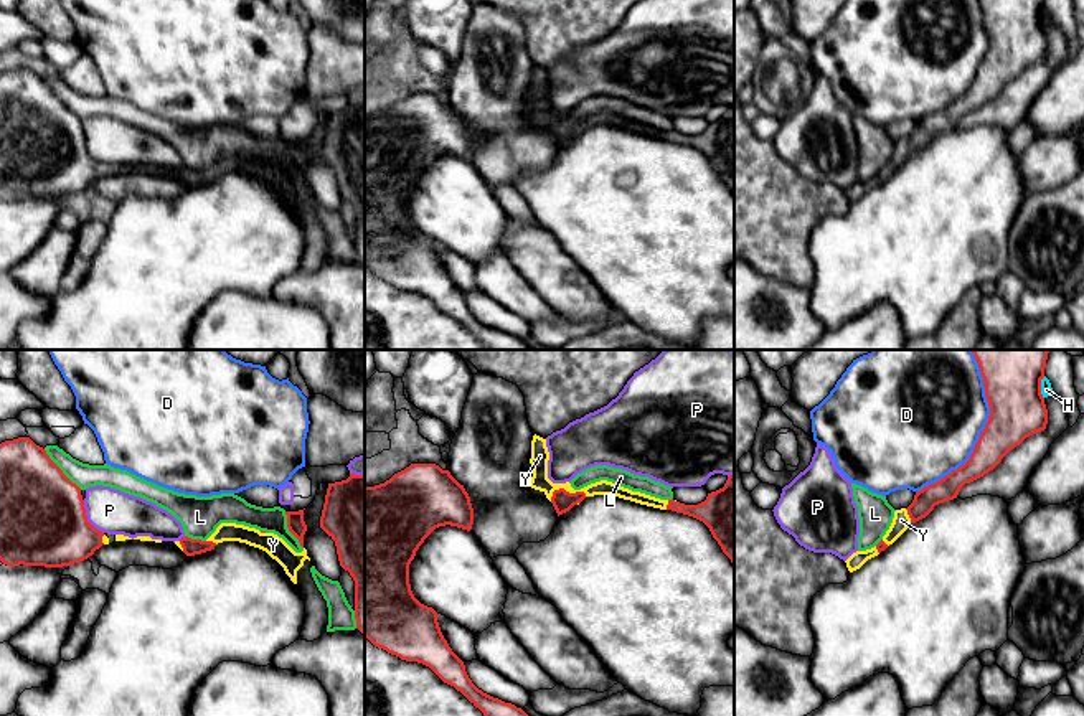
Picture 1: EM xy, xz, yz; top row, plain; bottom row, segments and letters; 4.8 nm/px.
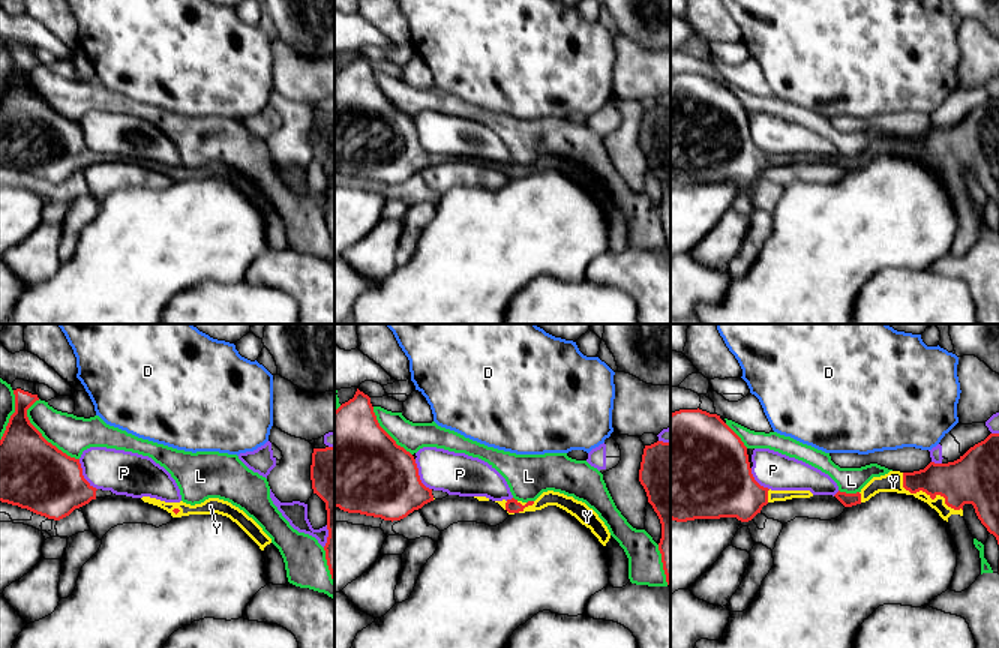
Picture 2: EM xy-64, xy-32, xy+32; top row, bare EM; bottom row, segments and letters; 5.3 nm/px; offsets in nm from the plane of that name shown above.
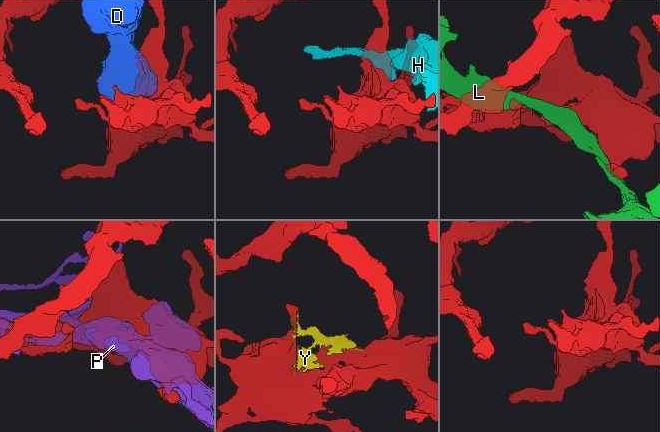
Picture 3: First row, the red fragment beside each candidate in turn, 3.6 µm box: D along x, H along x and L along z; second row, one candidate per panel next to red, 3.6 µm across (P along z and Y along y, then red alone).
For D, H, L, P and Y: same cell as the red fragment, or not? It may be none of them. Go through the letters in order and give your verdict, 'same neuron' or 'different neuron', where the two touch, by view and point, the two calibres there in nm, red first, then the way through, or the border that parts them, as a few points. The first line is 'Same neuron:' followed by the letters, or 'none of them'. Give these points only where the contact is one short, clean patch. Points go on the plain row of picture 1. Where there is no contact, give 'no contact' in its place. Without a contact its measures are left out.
Same neuron: Y
D: different neuron; contact yz (979, 71); calibres 280 and 480 nm
H: different neuron; contact yz (1040, 18); calibres 280 and 60 nm
L: different neuron; contact xy (61, 101); calibres 420 and 120 nm
P: different neuron; contact xy (86, 149); calibres 420 and 220 nm
Y: same neuron; contact xz (565, 121); calibres 100 and 90 nm

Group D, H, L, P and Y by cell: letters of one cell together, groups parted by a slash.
D / H / L / P / Y

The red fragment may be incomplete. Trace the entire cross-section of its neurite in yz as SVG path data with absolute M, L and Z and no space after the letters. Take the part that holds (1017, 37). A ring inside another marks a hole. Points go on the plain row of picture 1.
M980 0L990 46L970 89L936 114L916 122L907 139L894 142L883 170L871 180L853 183L845 193L850 203L893 175L911 153L926 148L936 135L957 129L960 119L990 101L1026 68L1048 54L1041 25L1044 0Z

